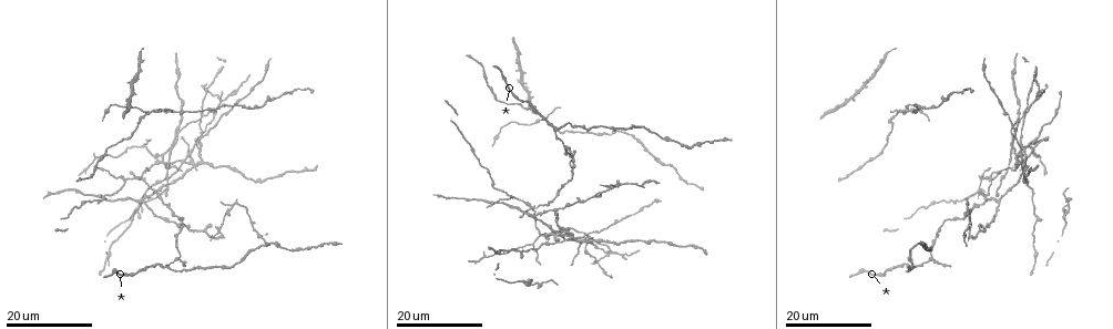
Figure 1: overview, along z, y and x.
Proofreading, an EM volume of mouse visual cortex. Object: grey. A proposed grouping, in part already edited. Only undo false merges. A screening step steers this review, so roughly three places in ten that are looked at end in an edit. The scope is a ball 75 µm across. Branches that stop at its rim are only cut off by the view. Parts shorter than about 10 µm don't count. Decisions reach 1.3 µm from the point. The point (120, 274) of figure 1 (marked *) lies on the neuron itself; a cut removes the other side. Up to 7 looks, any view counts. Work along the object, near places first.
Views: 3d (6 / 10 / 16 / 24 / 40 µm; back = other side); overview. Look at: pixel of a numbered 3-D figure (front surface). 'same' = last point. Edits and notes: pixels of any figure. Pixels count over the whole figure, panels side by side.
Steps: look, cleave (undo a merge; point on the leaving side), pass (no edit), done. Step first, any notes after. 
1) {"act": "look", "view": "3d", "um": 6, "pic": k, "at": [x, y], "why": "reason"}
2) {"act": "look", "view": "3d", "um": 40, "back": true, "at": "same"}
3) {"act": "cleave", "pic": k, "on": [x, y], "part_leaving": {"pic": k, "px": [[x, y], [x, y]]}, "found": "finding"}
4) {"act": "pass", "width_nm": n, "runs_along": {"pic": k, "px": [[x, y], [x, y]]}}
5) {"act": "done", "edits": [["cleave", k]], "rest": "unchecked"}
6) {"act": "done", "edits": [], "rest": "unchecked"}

{"act": "look", "view": "3d", "um": 24, "pic": 1, "at": [220, 234], "why": "four arms meet"}

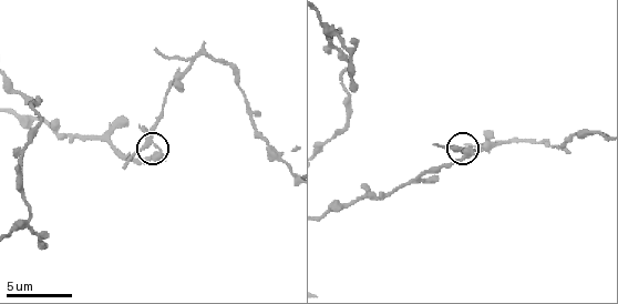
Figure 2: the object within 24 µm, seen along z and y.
{"act": "look", "view": "3d", "um": 10, "pic": 2, "at": [159, 148]}

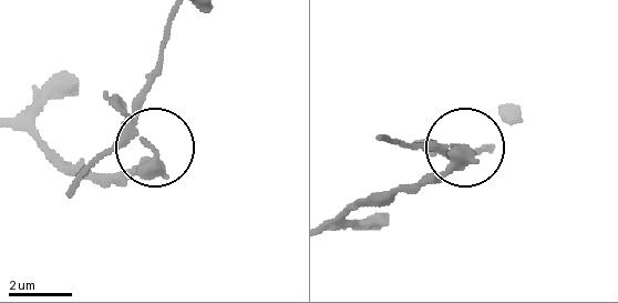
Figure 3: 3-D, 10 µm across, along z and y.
{"act": "look", "view": "3d", "um": 10, "back": true, "pic": 3, "at": [149, 148]}

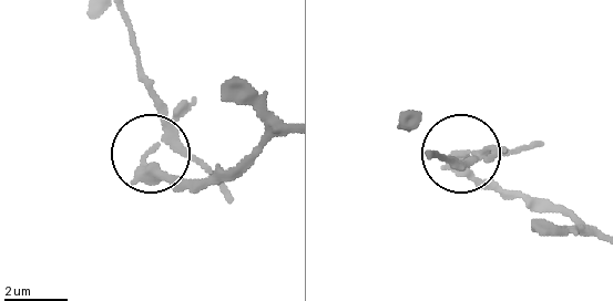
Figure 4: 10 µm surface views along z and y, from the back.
{"act": "cleave", "pic": 4, "on": [190, 155], "part_leaving": {"pic": 4, "px": [[143, 155], [164, 117], [130, 22]]}, "found": "two neurons meet here"}

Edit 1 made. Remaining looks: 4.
{"act": "look", "view": "overview"}

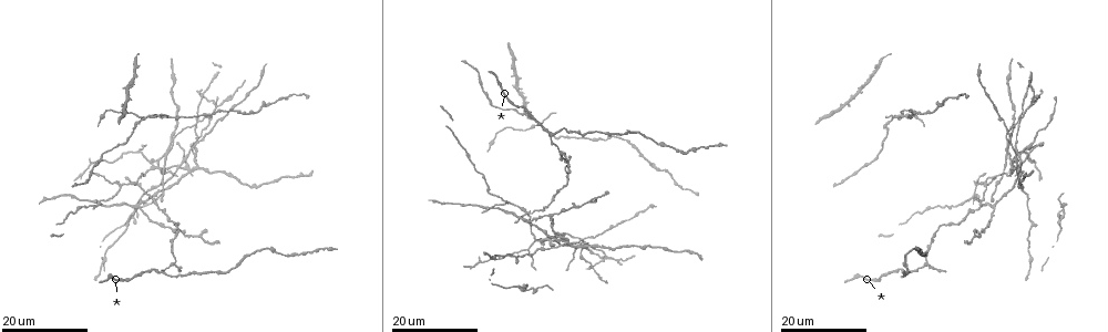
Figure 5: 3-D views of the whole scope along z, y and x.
{"act": "look", "view": "3d", "um": 24, "pic": 5, "at": [189, 170], "why": "side arm on a straight run"}

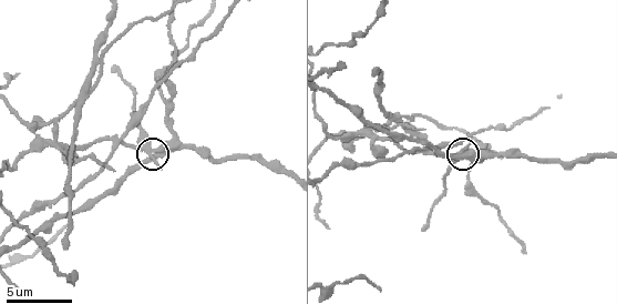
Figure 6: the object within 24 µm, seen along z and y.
{"act": "look", "view": "3d", "um": 6, "pic": 6, "at": [154, 156], "why": "closer look"}

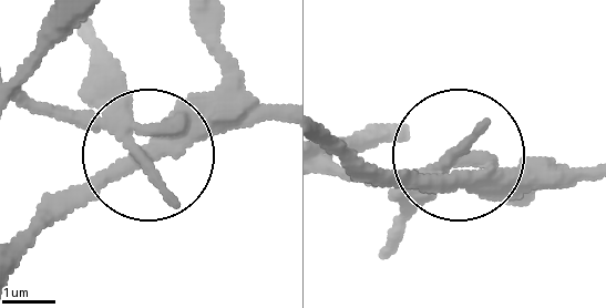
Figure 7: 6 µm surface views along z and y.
{"act": "cleave", "pic": 7, "on": [111, 86], "side_arm_um": 34, "arms": 3, "found": "a second neuron is stuck on"}

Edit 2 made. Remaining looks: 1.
{"act": "done", "edits": [["cleave", 4], ["cleave", 7]], "rest": "unchecked"}

